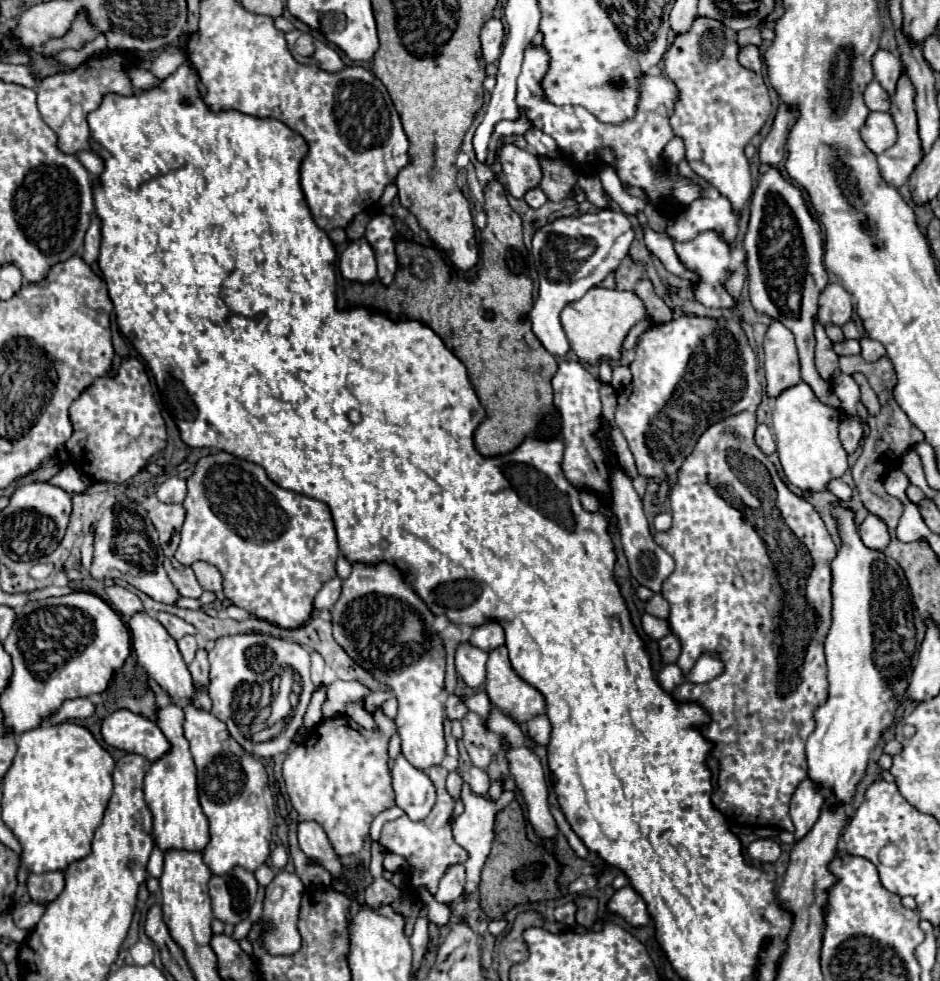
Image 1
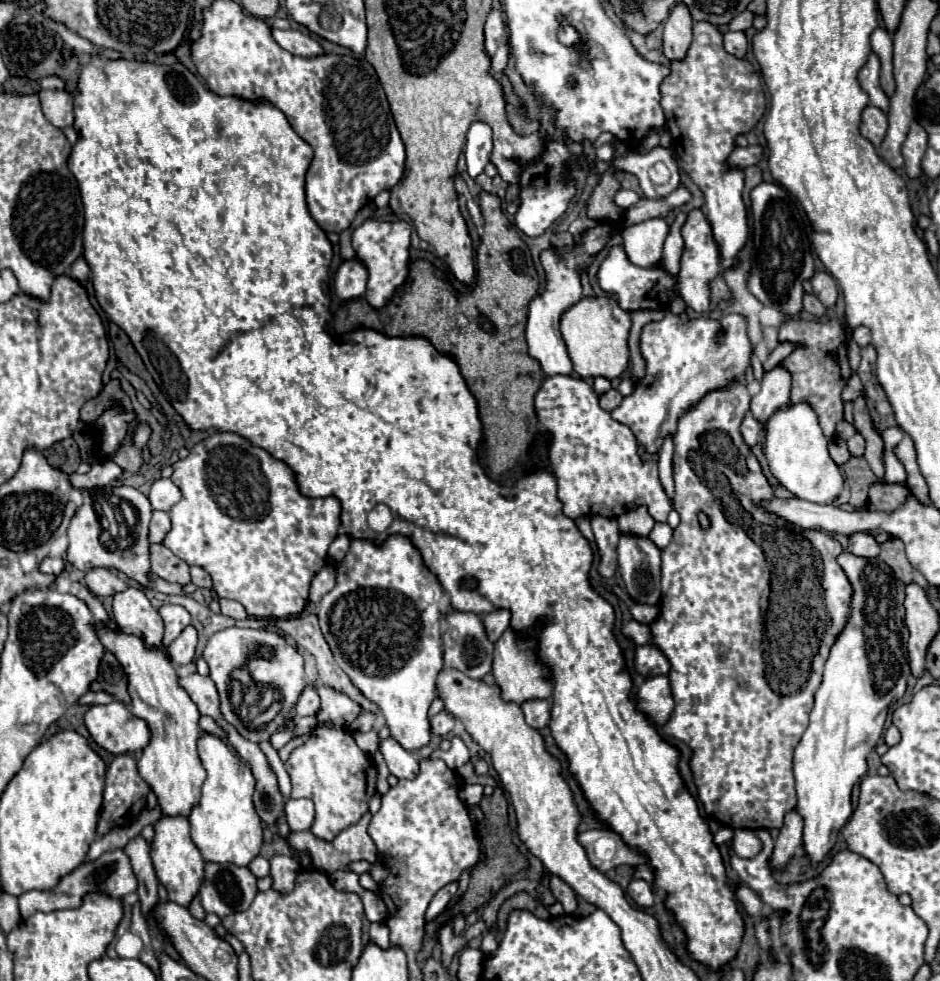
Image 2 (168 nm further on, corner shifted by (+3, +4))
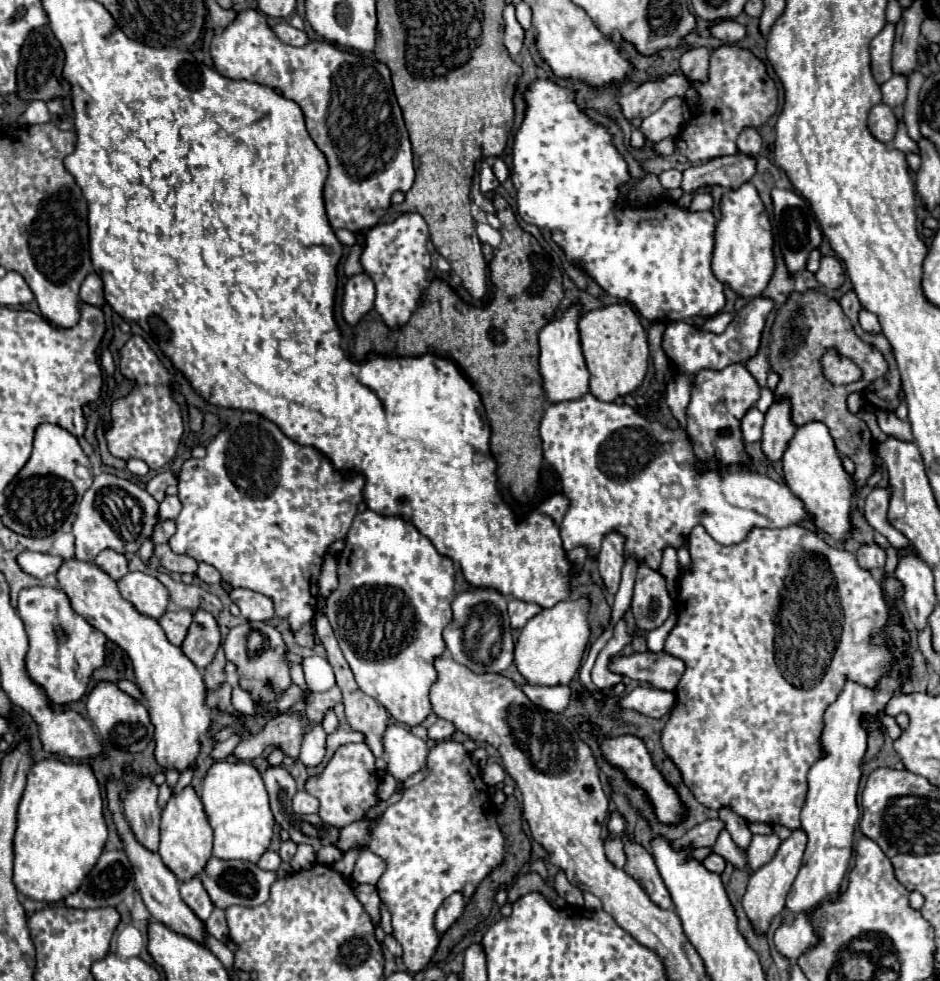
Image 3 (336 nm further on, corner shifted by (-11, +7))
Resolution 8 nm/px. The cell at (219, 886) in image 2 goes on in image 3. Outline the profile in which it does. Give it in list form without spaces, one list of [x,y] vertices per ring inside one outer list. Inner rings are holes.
[[[211,857],[199,877],[213,905],[227,909],[229,905],[253,907],[253,905],[265,903],[269,897],[269,887],[277,879],[277,871],[263,871],[255,863],[249,863],[249,861],[223,861],[223,859]]]

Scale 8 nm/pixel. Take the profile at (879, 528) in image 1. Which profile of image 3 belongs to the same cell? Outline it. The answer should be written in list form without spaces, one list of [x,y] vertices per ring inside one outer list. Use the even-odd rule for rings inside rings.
[[[863,545],[857,553],[855,553],[859,565],[867,571],[881,571],[885,567],[885,551],[879,547],[879,545]]]

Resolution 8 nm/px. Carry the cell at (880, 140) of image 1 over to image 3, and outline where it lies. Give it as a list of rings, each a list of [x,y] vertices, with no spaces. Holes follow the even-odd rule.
[[[885,103],[871,107],[867,115],[867,125],[869,125],[869,133],[881,143],[891,143],[897,133],[897,119]]]

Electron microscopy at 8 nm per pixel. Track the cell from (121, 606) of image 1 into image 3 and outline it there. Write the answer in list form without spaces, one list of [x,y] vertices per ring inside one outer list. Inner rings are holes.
[[[103,549],[97,557],[95,557],[95,563],[111,577],[111,579],[119,579],[123,577],[129,569],[127,569],[127,559],[125,555],[113,551],[113,549]]]

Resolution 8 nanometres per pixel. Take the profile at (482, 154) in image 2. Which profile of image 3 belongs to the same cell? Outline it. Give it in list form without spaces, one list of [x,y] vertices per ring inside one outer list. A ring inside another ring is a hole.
[[[485,161],[483,163],[483,169],[481,169],[481,193],[489,193],[489,191],[495,191],[499,187],[499,181],[495,179],[493,171],[491,171],[491,165]]]

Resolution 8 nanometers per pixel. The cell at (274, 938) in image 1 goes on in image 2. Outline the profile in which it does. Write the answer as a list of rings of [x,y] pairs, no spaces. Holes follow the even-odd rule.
[[[273,856],[271,858],[271,878],[273,890],[281,894],[289,894],[295,886],[295,878],[299,872],[299,862],[291,856]]]

